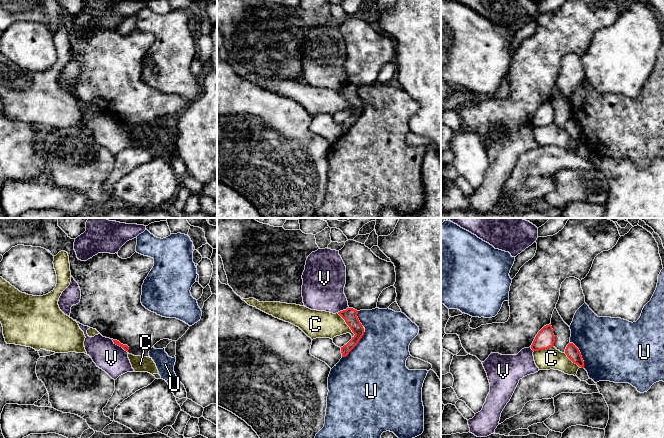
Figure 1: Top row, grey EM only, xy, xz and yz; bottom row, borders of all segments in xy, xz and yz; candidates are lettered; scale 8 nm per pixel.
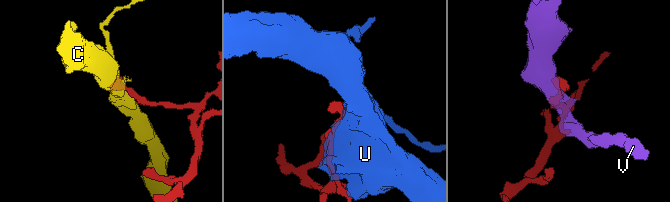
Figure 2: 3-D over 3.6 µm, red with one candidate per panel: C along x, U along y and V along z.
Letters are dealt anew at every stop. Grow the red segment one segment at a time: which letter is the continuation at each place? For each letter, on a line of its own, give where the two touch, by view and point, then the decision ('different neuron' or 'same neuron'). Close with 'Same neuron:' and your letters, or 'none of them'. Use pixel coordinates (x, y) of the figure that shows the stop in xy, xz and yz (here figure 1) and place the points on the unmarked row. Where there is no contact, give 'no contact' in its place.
C: xz (347, 100) | different neuron
U: xz (355, 121) | different neuron
V: xy (119, 121) | different neuron
Same neuron: none of them

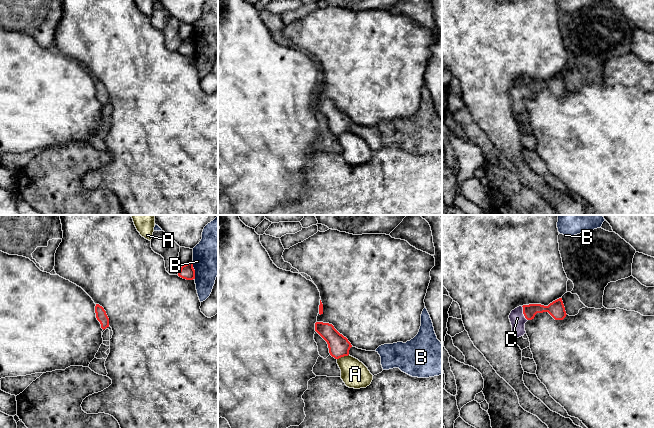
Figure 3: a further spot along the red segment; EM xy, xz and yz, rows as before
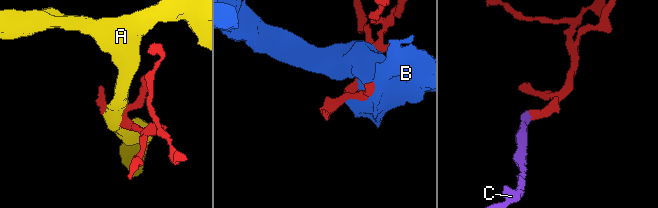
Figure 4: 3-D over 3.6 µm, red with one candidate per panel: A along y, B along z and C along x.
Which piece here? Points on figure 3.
A: xz (342, 132) | different neuron
B: xy (194, 46) | different neuron
C: yz (523, 89) | same neuron
Same neuron: C

